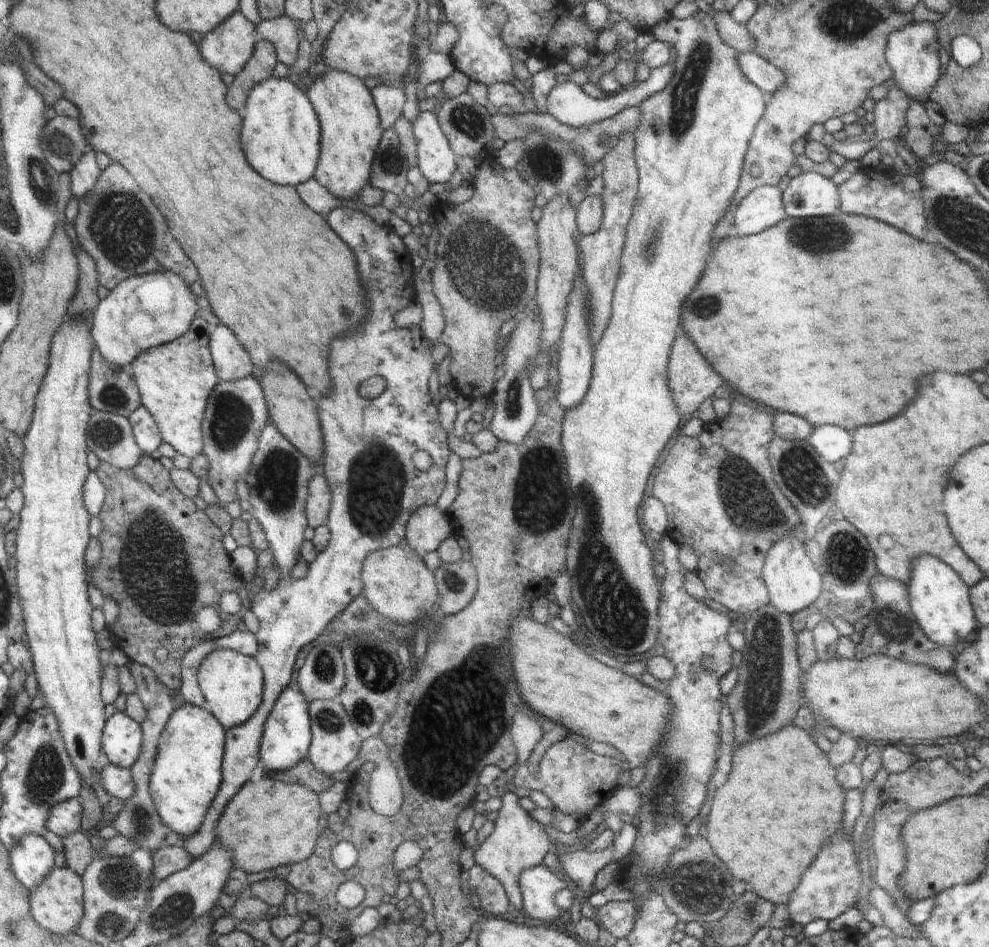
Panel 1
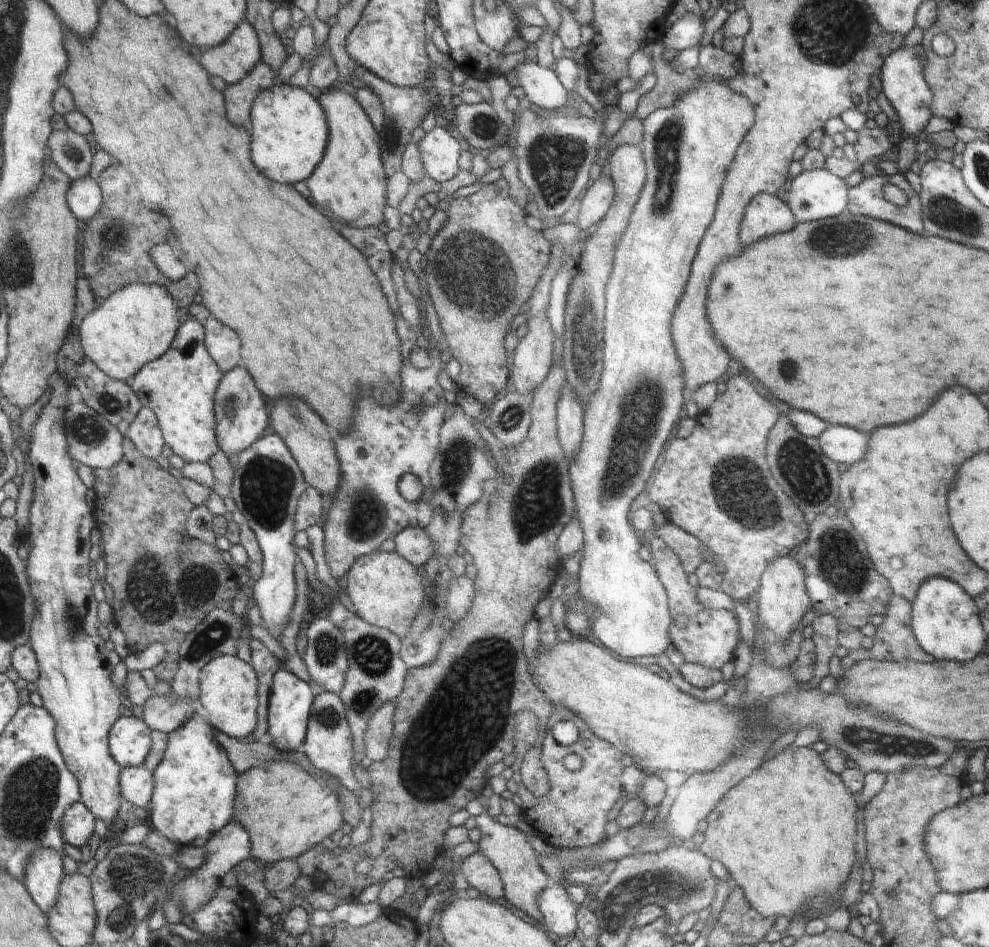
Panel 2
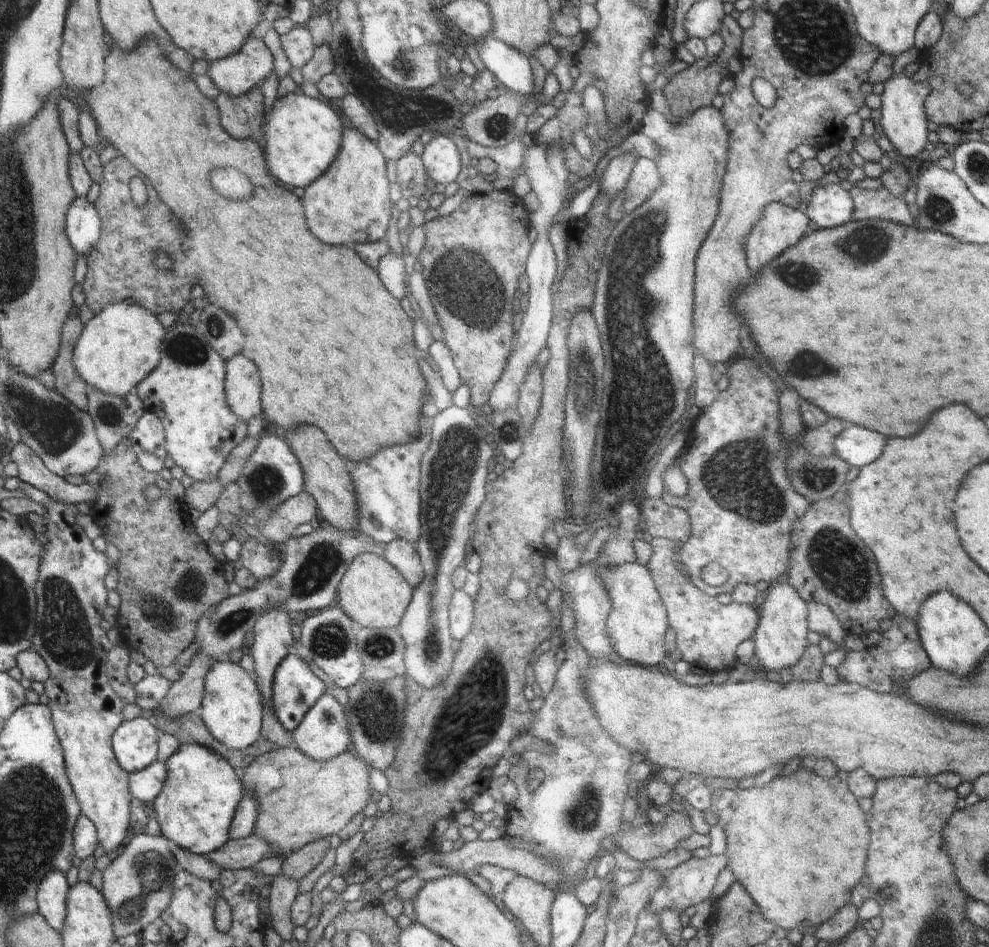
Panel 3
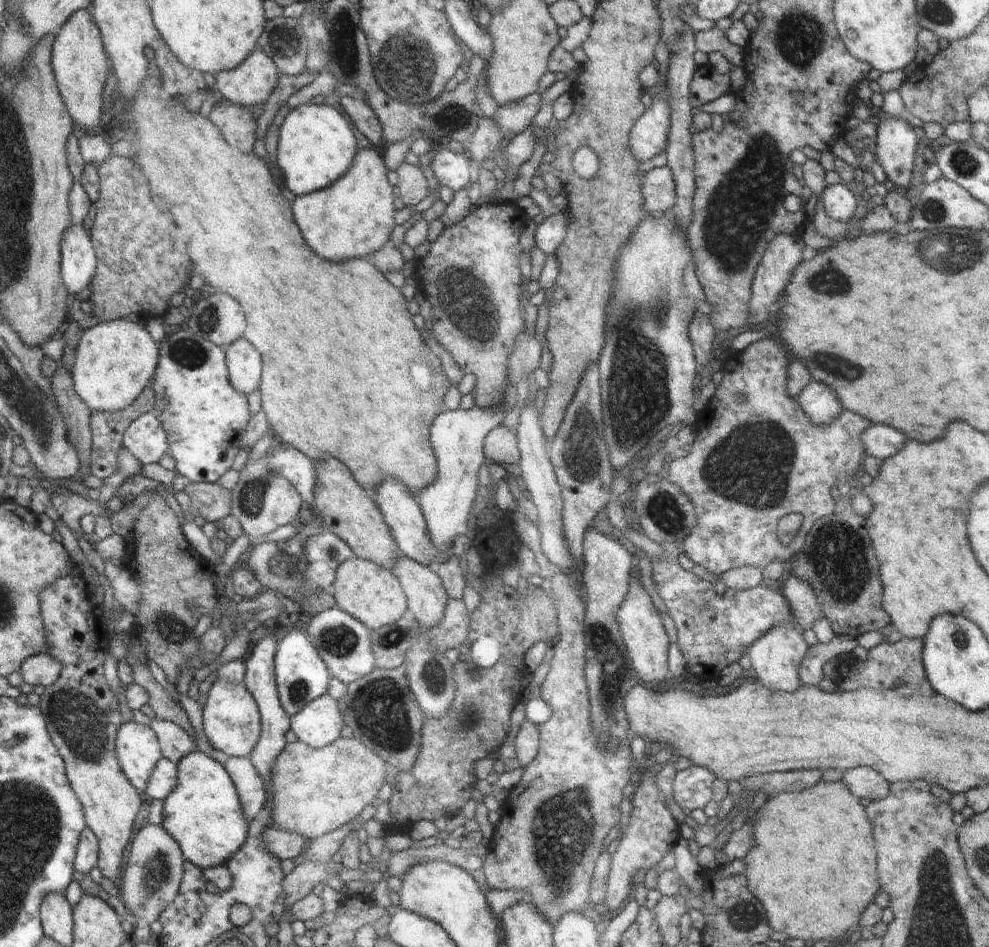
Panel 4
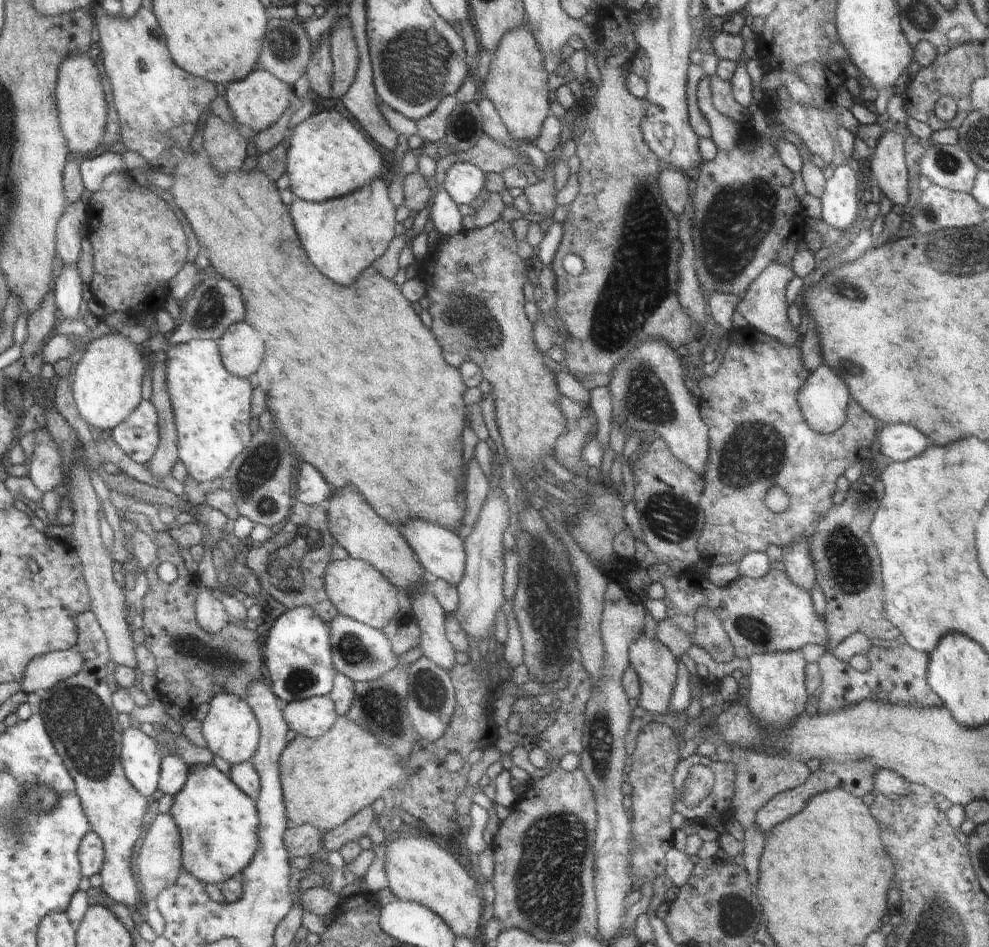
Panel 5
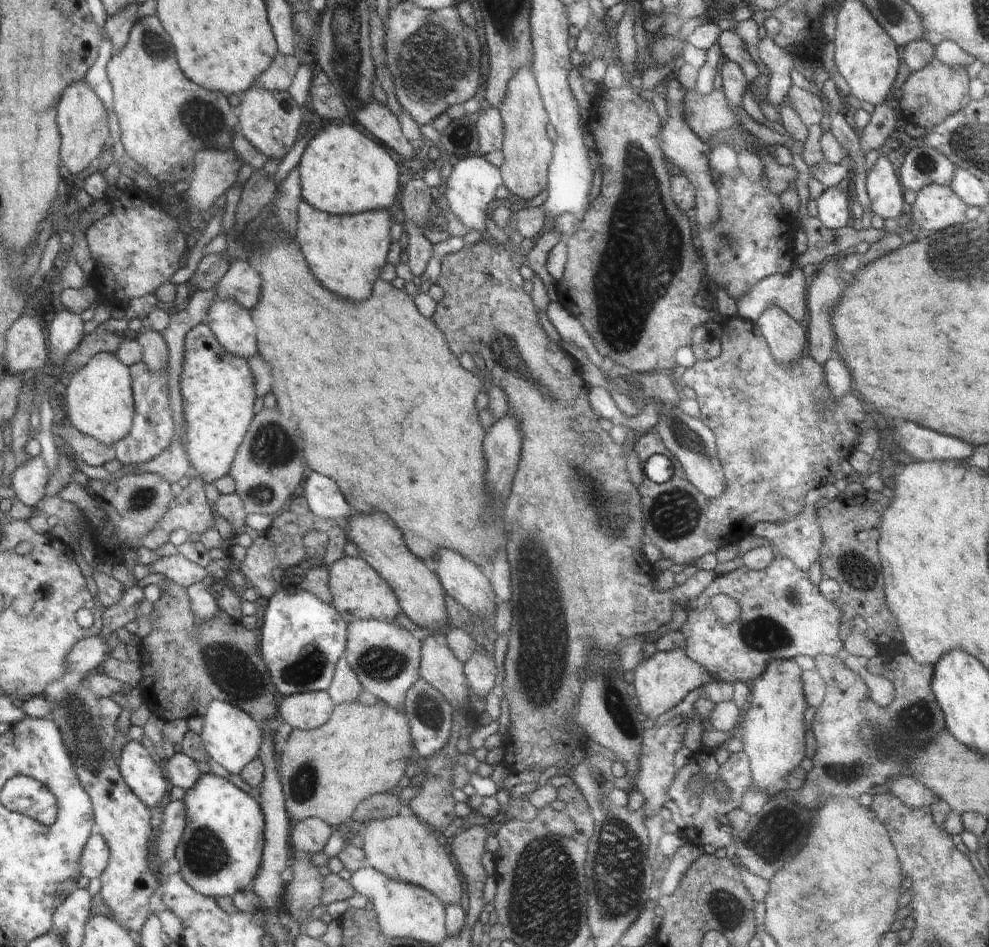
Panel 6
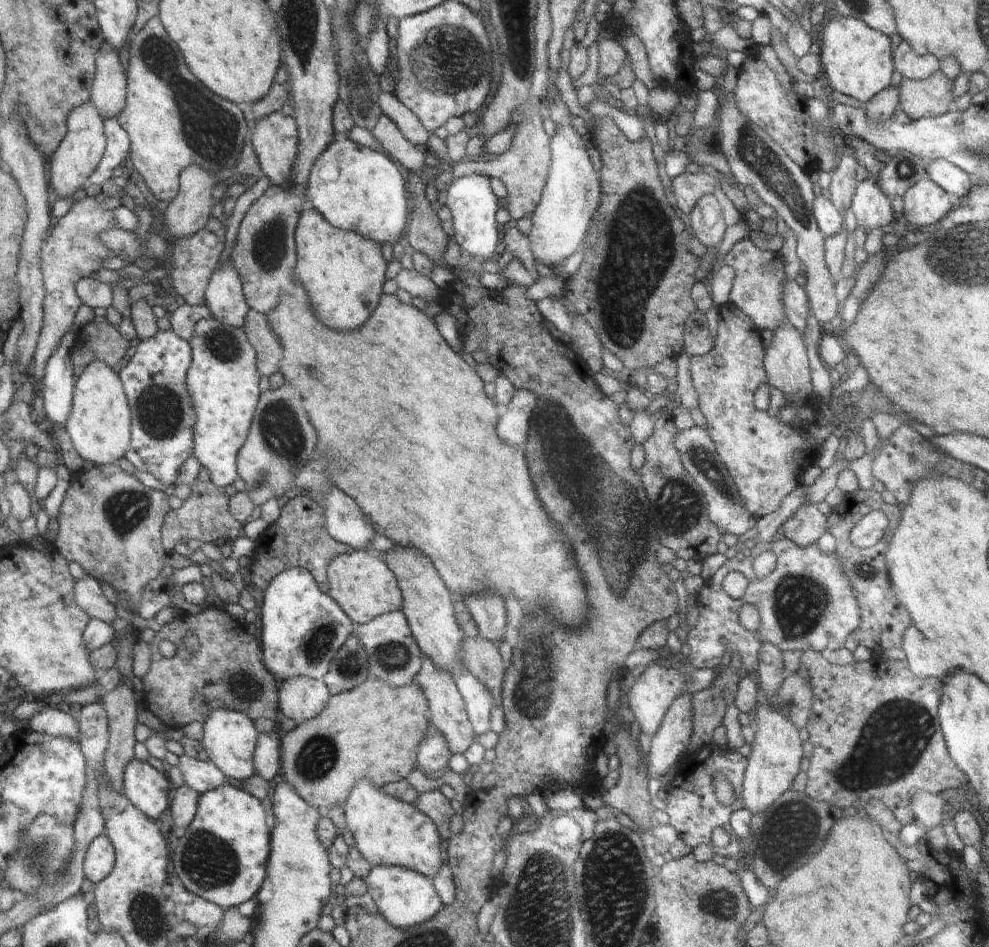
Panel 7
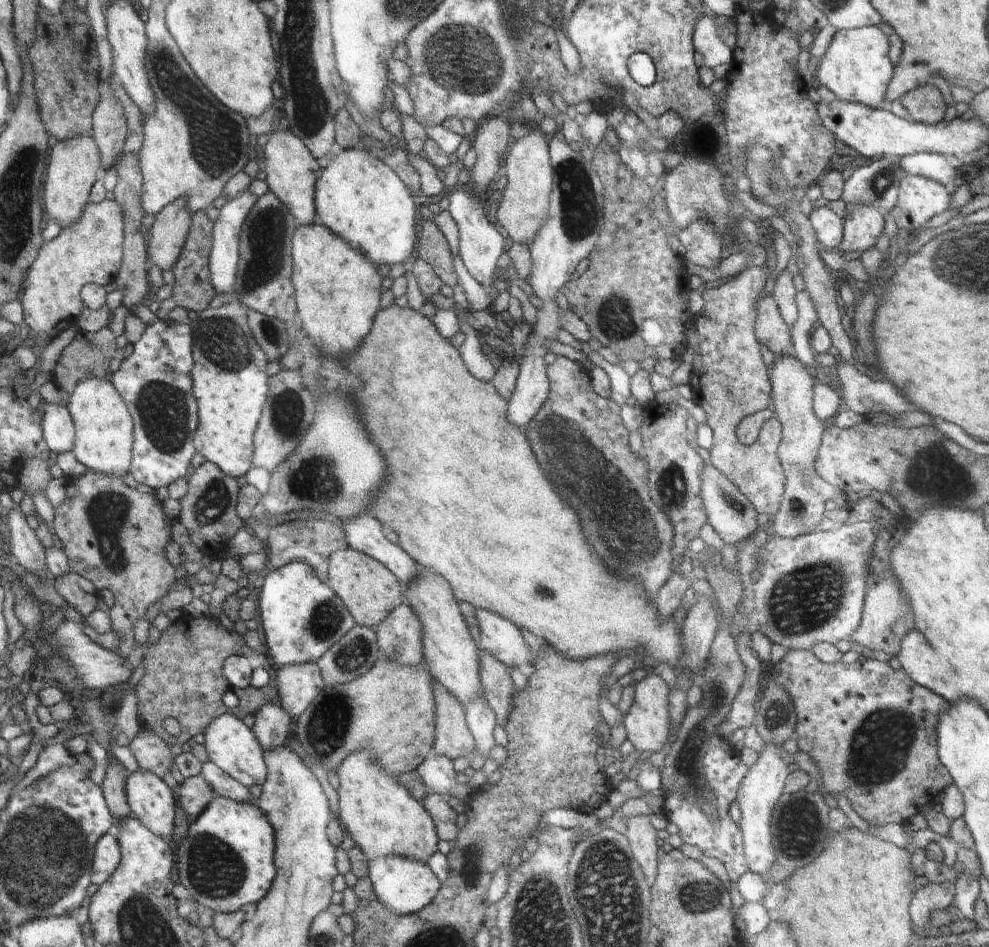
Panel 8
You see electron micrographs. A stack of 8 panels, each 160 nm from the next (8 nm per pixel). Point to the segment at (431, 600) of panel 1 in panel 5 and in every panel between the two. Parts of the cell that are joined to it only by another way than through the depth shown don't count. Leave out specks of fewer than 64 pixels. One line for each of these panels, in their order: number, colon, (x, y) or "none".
2: (386, 590)
3: (373, 594)
4: (373, 594)
5: (356, 588)

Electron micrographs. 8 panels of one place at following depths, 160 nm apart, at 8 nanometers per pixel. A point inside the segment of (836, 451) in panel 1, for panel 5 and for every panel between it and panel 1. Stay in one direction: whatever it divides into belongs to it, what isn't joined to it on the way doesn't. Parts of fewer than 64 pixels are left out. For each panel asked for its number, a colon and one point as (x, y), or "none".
2: (842, 444)
3: (857, 446)
4: (879, 441)
5: (900, 442)

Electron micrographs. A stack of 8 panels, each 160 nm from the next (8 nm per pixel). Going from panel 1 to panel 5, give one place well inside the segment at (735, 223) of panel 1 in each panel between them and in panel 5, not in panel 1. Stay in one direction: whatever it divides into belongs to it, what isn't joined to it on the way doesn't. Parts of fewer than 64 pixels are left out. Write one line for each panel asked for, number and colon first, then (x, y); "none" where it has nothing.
2: (766, 215)
3: (779, 226)
4: (783, 254)
5: (764, 305)

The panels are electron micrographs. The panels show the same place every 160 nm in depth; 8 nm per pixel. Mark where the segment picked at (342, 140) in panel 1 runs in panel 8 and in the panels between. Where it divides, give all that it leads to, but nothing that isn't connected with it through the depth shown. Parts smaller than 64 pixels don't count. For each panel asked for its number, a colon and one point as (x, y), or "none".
2: (349, 184)
3: (348, 203)
4: (354, 217)
5: (343, 236)
6: (347, 251)
7: (344, 270)
8: (339, 289)

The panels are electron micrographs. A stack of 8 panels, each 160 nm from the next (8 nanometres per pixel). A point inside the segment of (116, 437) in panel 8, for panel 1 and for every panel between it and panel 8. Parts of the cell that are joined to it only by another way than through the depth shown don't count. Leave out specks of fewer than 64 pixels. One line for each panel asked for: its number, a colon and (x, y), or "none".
1: (143, 311)
2: (137, 324)
3: (118, 348)
4: (115, 360)
5: (107, 384)
6: (99, 402)
7: (99, 424)

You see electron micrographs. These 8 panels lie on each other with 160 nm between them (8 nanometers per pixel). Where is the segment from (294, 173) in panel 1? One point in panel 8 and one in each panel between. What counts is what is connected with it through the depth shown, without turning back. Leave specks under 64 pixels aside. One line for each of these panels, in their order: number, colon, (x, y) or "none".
2: (289, 132)
3: (303, 134)
4: (316, 144)
5: (330, 155)
6: (342, 170)
7: (355, 188)
8: (369, 205)

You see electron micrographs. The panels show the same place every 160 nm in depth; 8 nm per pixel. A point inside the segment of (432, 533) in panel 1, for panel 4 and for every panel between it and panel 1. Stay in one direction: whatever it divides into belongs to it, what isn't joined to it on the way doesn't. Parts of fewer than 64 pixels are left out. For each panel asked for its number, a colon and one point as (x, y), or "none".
2: (414, 543)
3: (402, 554)
4: (427, 599)

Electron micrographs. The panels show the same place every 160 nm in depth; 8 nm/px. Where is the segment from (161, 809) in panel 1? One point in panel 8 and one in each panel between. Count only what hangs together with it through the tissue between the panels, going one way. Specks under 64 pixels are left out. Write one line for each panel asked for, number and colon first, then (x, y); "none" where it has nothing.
2: (194, 783)
3: (201, 795)
4: (204, 814)
5: (220, 828)
6: (220, 852)
7: (222, 855)
8: (230, 840)

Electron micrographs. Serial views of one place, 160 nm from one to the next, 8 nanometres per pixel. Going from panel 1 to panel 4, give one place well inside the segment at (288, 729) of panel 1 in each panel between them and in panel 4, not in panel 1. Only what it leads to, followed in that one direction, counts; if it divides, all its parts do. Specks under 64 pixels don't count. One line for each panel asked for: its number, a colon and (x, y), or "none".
2: (290, 709)
3: (295, 690)
4: (302, 674)

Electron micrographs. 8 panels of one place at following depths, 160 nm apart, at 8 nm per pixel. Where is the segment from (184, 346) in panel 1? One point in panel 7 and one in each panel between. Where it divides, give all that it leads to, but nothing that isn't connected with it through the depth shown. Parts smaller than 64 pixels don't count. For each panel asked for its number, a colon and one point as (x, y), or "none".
2: (180, 386)
3: (186, 391)
4: (203, 414)
5: (212, 406)
6: (217, 388)
7: (222, 380)

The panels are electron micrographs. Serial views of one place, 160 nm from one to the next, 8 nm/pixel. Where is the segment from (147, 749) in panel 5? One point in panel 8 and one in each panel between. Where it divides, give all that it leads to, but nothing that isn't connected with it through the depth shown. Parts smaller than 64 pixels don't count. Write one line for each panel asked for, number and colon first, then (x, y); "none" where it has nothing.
6: (142, 774)
7: (145, 787)
8: (150, 800)

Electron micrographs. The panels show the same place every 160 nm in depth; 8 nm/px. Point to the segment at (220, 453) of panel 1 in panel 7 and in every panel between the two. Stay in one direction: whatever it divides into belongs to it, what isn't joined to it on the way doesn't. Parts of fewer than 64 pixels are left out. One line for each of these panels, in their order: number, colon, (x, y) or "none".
2: (239, 411)
3: (242, 382)
4: (243, 361)
5: (242, 348)
6: (231, 323)
7: (223, 297)

